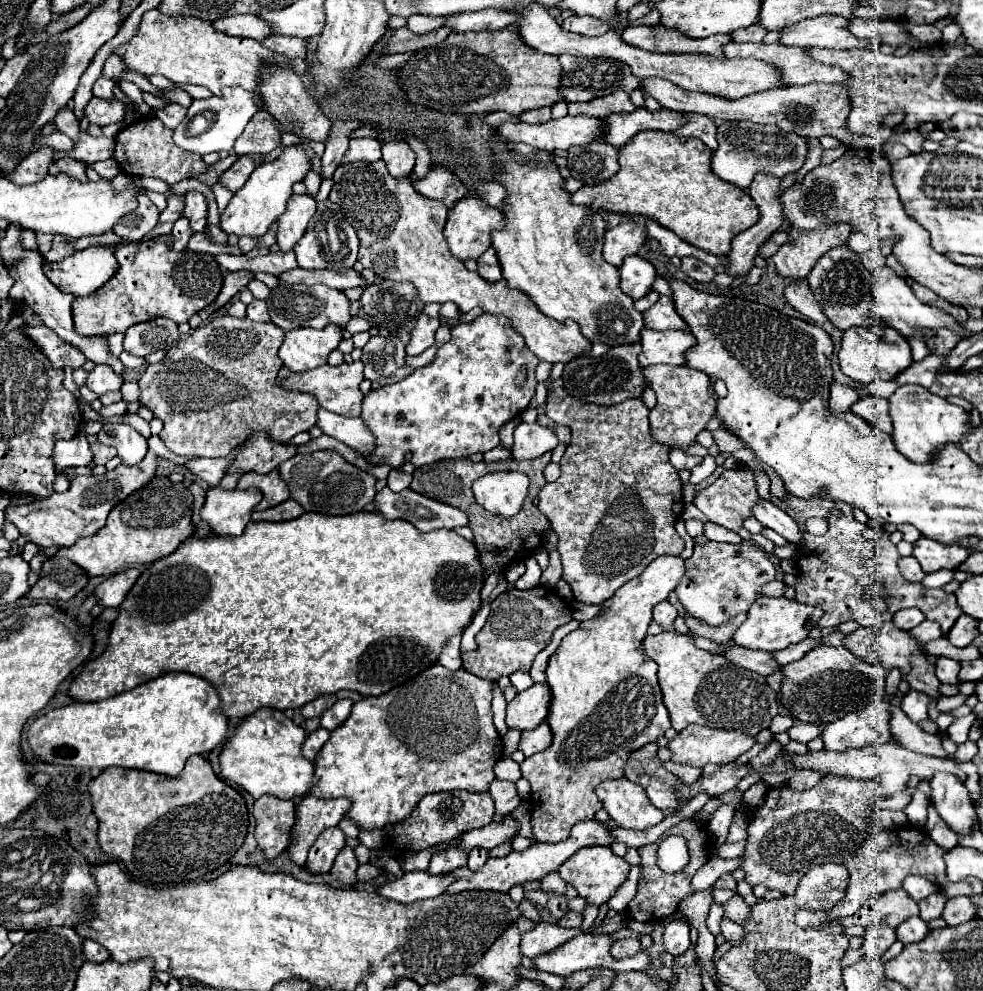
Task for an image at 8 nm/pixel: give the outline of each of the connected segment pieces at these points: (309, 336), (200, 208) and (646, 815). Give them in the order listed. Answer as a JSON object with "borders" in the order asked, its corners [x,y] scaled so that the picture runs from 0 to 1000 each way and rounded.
{"borders":[[[[335,327],[329,333],[320,331],[302,331],[290,335],[290,343],[284,351],[284,361],[298,375],[318,373],[333,365],[333,359],[349,343],[347,331]]],[[[190,194],[186,218],[194,222],[198,234],[207,234],[211,228],[211,200],[204,194]]],[[[638,785],[613,787],[605,795],[605,799],[620,823],[632,836],[656,838],[677,825],[677,821],[660,809],[656,797],[650,791],[640,789]]]]}

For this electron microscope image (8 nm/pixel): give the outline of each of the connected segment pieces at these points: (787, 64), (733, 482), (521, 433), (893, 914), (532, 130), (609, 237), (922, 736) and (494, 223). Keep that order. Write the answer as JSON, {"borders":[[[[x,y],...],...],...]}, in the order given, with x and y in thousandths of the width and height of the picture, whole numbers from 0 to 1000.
{"borders":[[[[744,42],[738,46],[738,57],[740,59],[770,59],[770,61],[778,61],[778,63],[784,63],[788,65],[792,71],[795,71],[795,77],[797,77],[797,85],[801,87],[811,87],[811,85],[825,85],[825,83],[860,83],[864,81],[864,75],[858,73],[854,67],[841,67],[841,65],[833,65],[829,63],[823,54],[821,54],[821,48],[809,48],[809,46],[799,46],[799,44],[778,44],[778,42],[758,42],[758,44],[750,44],[750,42]]],[[[758,472],[738,474],[733,482],[707,501],[707,511],[727,529],[752,535],[756,523],[764,521],[766,509],[772,505],[768,482]]],[[[530,426],[524,432],[524,446],[522,446],[522,462],[524,464],[542,464],[552,460],[554,456],[561,456],[569,444],[567,438],[563,436],[563,432],[554,432],[546,426],[536,428]]],[[[915,896],[882,908],[868,924],[856,926],[854,932],[882,936],[890,928],[900,928],[904,934],[913,936],[915,930],[921,930],[927,924],[935,924],[933,910],[919,896]]],[[[575,117],[571,121],[558,121],[552,125],[520,125],[514,123],[508,127],[508,135],[520,143],[534,143],[544,151],[579,151],[581,147],[599,145],[611,135],[611,121],[603,117]]],[[[638,222],[615,236],[615,246],[613,246],[613,260],[626,268],[634,266],[636,258],[648,256],[650,250],[658,244],[658,232],[656,232],[656,222]]],[[[913,712],[906,714],[906,741],[915,747],[917,753],[941,761],[941,763],[953,763],[953,765],[965,765],[967,761],[959,757],[957,745],[939,739],[929,727],[921,723],[921,718]]],[[[473,198],[457,212],[453,240],[467,262],[487,260],[499,248],[499,234],[512,226],[510,210],[497,210],[487,200]]]]}

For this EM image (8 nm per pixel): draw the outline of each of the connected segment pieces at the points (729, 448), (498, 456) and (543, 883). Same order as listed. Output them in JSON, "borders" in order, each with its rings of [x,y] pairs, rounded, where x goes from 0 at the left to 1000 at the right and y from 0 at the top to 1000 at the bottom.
{"borders":[[[[736,430],[729,432],[729,434],[723,436],[723,438],[725,438],[725,444],[727,444],[729,452],[731,452],[733,456],[738,456],[738,458],[744,458],[744,456],[756,452],[756,446],[754,446],[746,436],[742,436],[742,434],[736,432]]],[[[511,449],[495,455],[491,458],[493,466],[505,466],[508,464],[513,464],[520,461],[520,454],[512,451]]],[[[562,880],[549,888],[549,897],[575,904],[575,889],[569,884],[568,880]]]]}

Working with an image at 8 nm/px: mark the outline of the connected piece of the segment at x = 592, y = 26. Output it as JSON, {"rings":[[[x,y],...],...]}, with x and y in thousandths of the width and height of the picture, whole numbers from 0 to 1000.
{"rings":[[[581,16],[573,22],[573,28],[577,32],[585,32],[591,36],[611,36],[620,30],[620,24],[603,16]]]}

